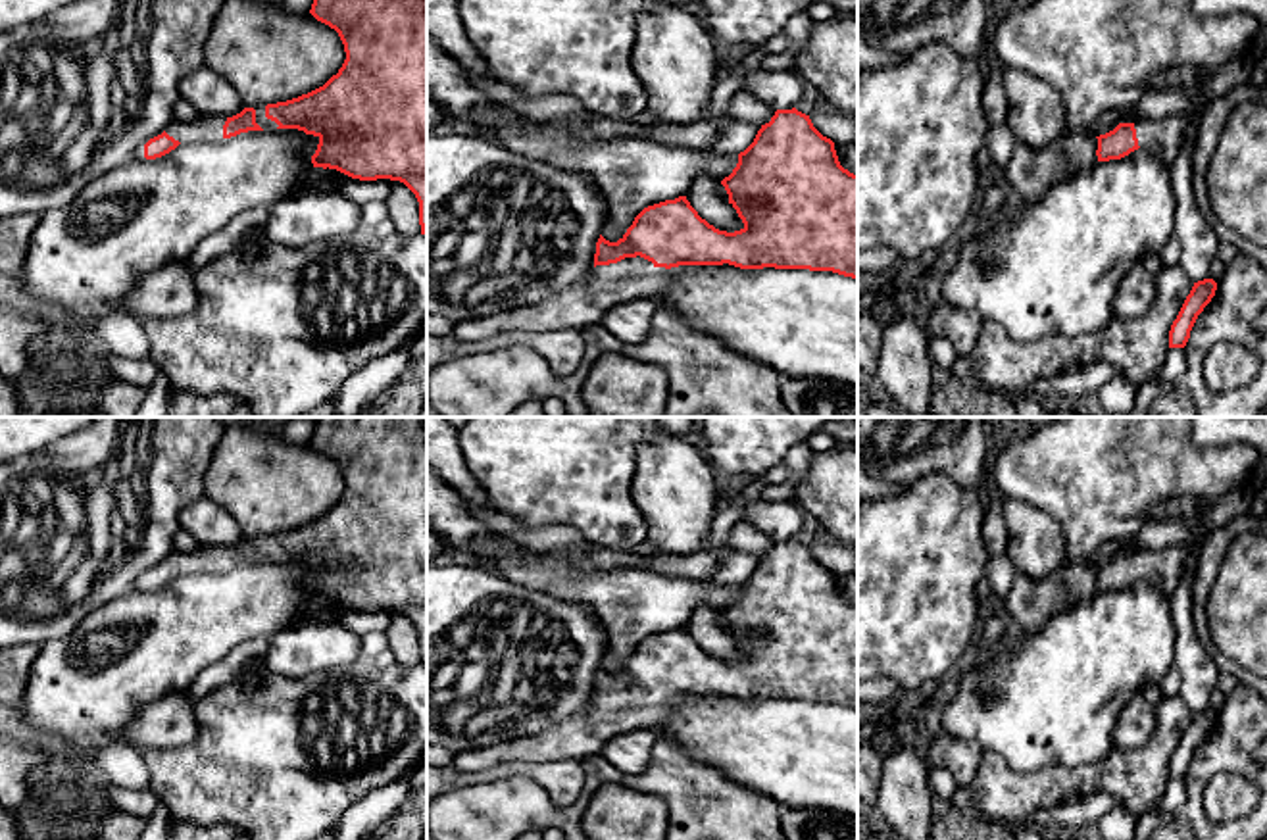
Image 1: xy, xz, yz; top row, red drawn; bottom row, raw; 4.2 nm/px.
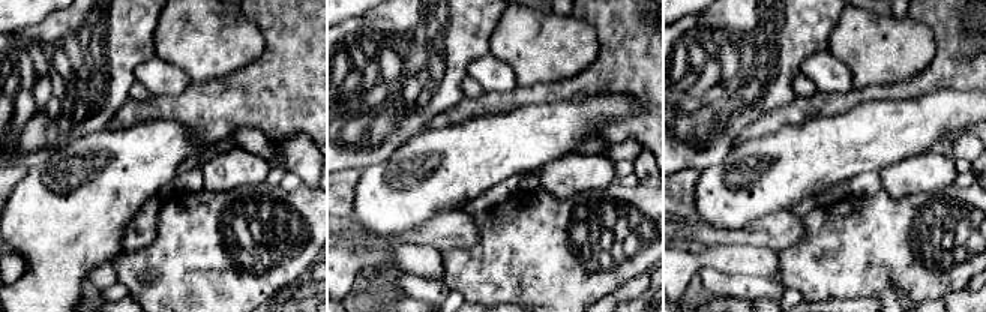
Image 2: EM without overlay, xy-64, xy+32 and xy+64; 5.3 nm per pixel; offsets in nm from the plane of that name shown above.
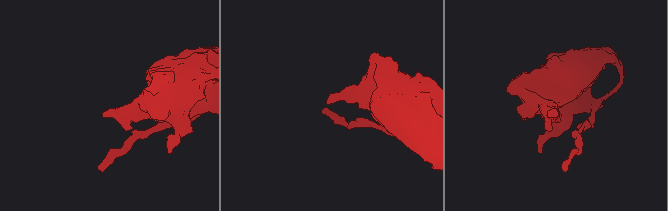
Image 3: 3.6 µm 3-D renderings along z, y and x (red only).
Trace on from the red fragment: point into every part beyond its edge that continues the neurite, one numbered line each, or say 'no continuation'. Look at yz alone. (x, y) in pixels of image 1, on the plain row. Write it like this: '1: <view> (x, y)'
1: yz (1164, 568)

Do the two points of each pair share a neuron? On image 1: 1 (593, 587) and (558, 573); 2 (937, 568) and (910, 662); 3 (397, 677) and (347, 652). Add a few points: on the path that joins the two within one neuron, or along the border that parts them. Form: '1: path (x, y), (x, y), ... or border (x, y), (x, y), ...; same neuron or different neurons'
1: path (585, 587), (566, 579); same neuron
2: path (914, 591), (910, 594), (910, 639); same neuron
3: border (358, 658), (347, 666), (314, 671); different neurons

